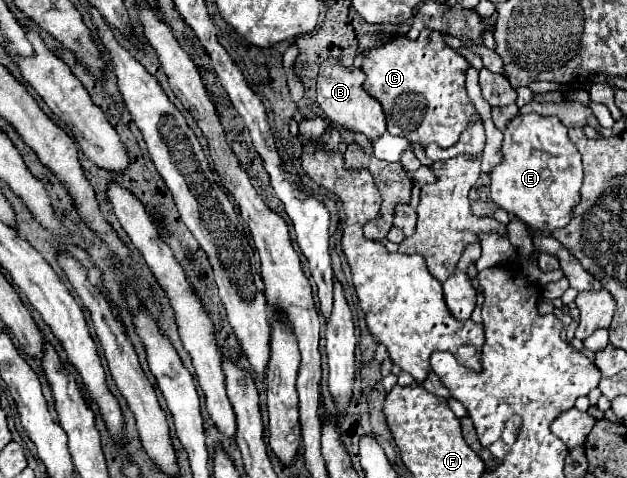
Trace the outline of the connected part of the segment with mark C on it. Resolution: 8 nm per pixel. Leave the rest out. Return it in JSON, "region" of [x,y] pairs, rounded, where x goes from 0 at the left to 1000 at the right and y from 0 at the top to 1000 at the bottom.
{"region":[[[675,63],[665,84],[652,84],[649,75],[624,79],[617,92],[592,100],[585,113],[585,126],[579,130],[579,151],[582,151],[582,172],[579,184],[585,197],[592,197],[598,209],[608,213],[611,234],[617,243],[617,272],[630,285],[643,285],[656,301],[668,301],[681,310],[681,301],[694,297],[703,310],[716,310],[729,301],[735,276],[748,268],[751,259],[764,255],[767,243],[758,230],[754,213],[745,201],[742,188],[742,155],[751,134],[729,113],[722,100],[716,100],[707,84],[703,67],[687,67]]]}

